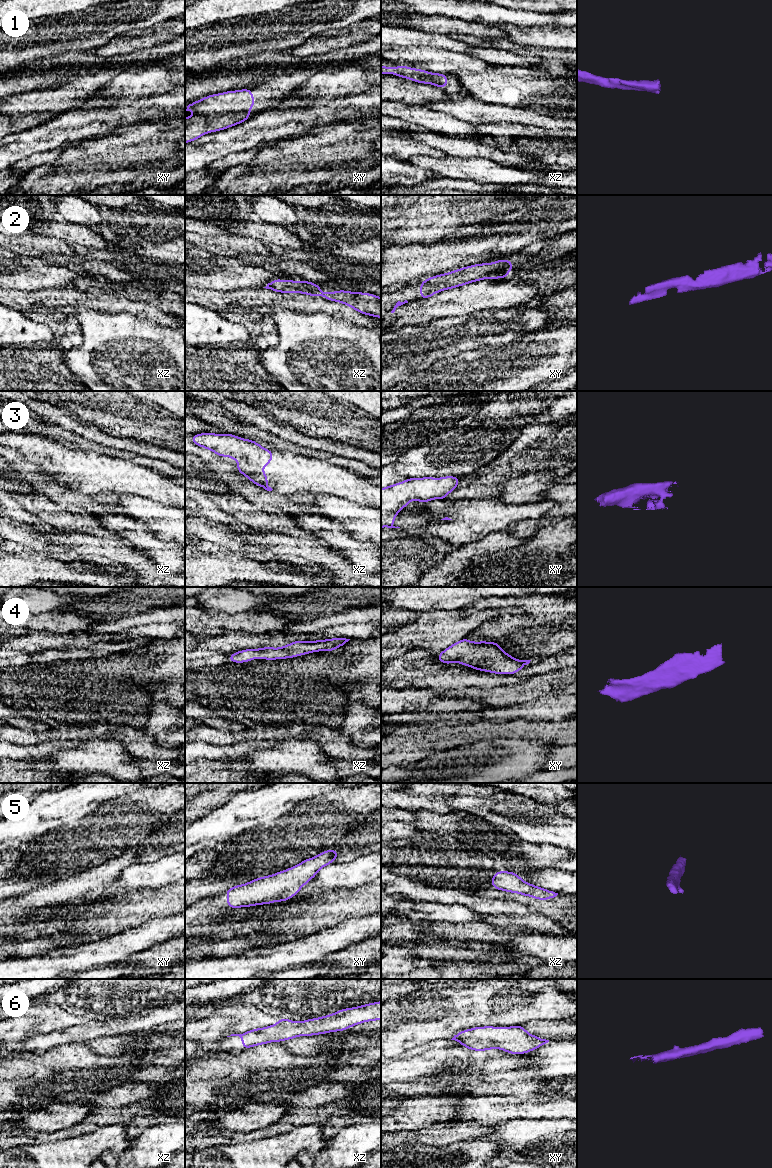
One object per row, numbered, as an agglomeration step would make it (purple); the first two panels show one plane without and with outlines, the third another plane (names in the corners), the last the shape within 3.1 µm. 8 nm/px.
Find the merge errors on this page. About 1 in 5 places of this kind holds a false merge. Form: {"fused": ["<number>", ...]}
{"fused": []}

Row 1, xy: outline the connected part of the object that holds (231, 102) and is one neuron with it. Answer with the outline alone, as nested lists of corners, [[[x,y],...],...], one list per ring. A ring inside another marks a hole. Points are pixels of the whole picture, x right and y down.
[[[250,88],[208,95],[192,102],[185,111],[193,111],[197,115],[185,118],[185,144],[206,133],[243,123],[252,117],[249,113],[254,104],[255,98]]]

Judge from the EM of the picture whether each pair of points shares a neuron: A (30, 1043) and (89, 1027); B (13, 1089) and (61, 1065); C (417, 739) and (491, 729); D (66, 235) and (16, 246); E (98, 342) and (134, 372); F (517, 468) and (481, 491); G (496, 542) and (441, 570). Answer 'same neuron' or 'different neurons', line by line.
A: same neuron
B: same neuron
C: same neuron
D: different neurons
E: same neuron
F: same neuron
G: same neuron

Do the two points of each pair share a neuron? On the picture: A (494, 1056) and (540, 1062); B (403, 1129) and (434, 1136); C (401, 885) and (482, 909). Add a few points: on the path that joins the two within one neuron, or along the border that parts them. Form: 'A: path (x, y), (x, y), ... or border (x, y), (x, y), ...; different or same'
A: border (526, 1054), (531, 1058), (531, 1061), (524, 1067); different
B: path (411, 1132), (426, 1133); same
C: path (421, 893), (462, 897); same

